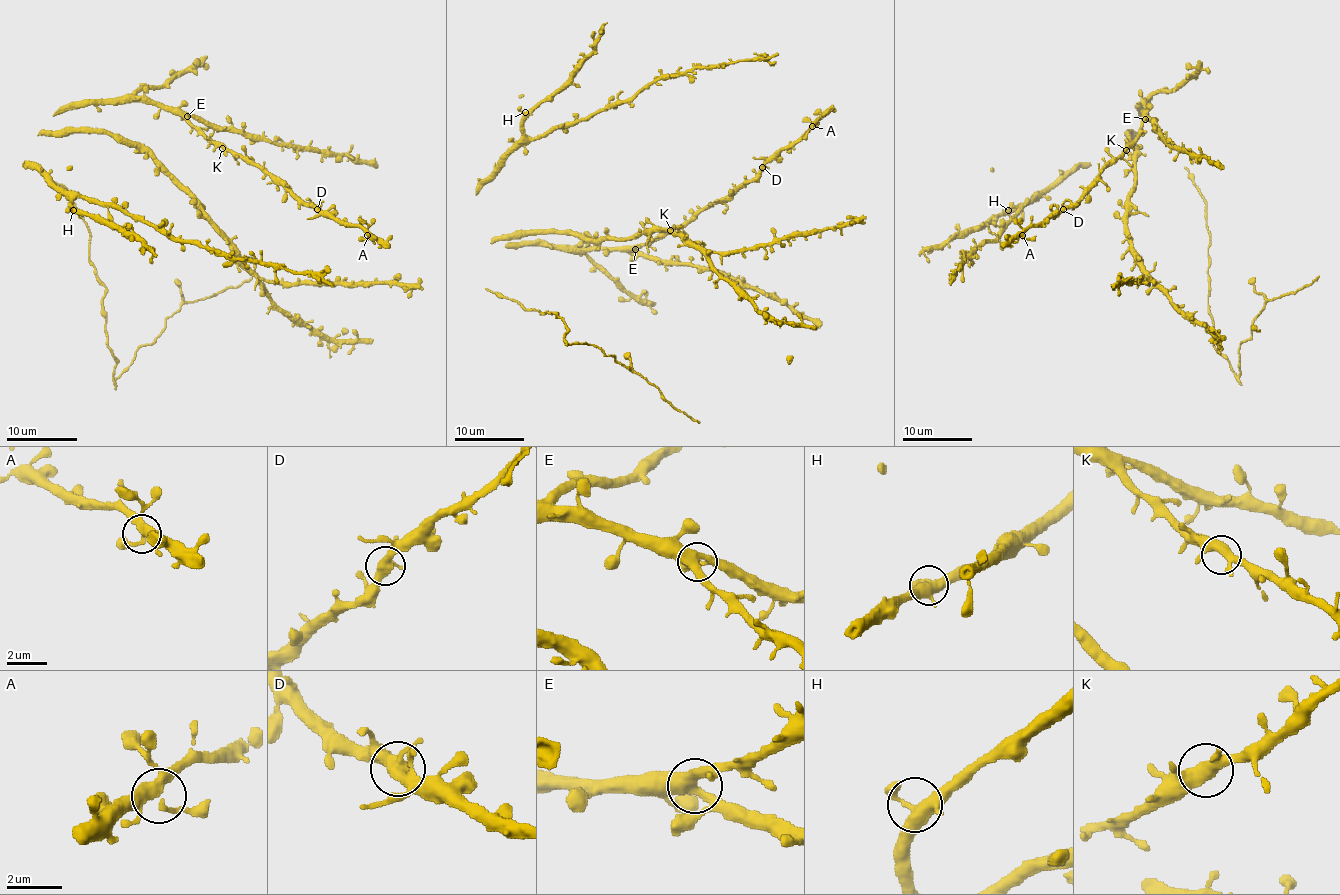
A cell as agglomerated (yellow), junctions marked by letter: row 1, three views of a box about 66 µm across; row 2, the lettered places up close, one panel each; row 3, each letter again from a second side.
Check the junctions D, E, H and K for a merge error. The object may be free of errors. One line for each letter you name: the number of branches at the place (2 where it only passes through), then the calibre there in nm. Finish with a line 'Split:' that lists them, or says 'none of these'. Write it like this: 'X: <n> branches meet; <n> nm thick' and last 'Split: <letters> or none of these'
Split: none of these

